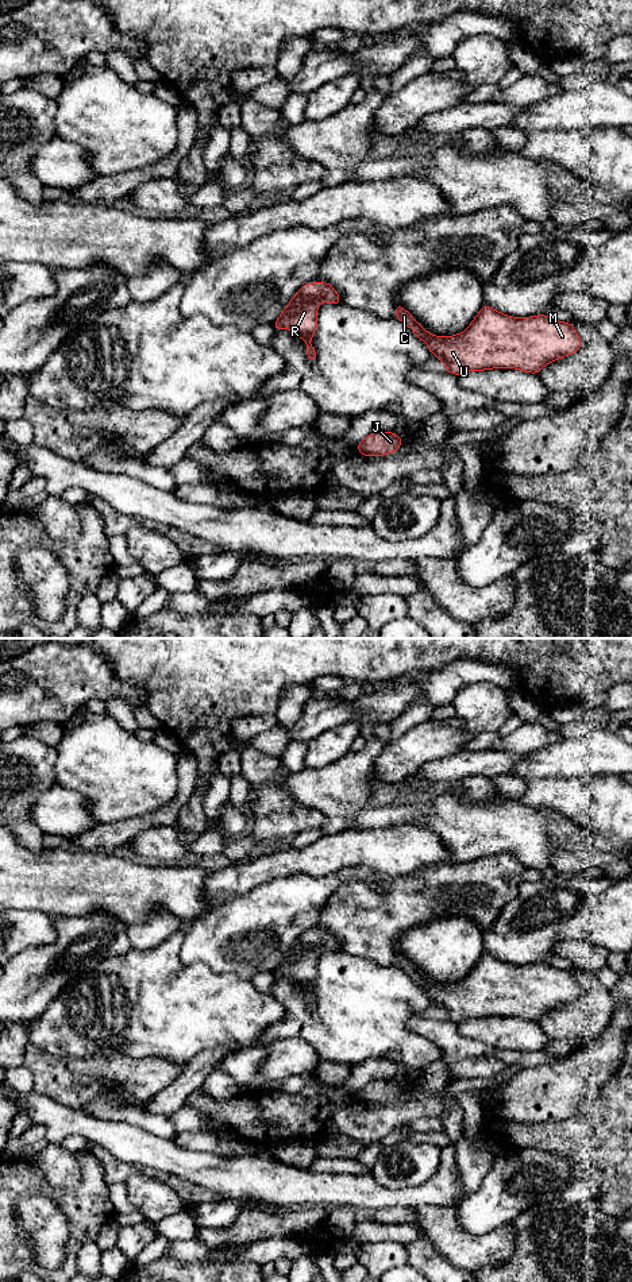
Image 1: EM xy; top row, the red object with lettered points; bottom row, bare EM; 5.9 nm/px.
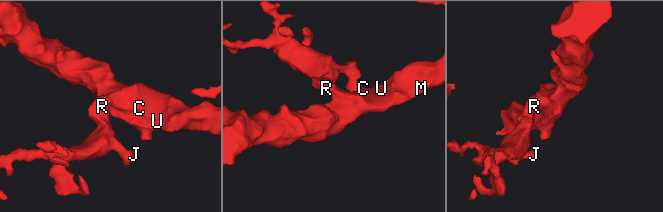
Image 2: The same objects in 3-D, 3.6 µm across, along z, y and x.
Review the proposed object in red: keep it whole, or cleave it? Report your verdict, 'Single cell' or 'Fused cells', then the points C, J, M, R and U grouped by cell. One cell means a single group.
Single cell. Groups: C J M R U

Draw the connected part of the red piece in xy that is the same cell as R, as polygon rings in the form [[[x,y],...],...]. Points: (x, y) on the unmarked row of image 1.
[[[320,928],[307,931],[300,935],[273,972],[274,978],[286,976],[307,991],[307,1005],[311,1011],[316,1007],[311,986],[317,976],[317,953],[323,949],[342,953],[338,939],[330,931]]]

